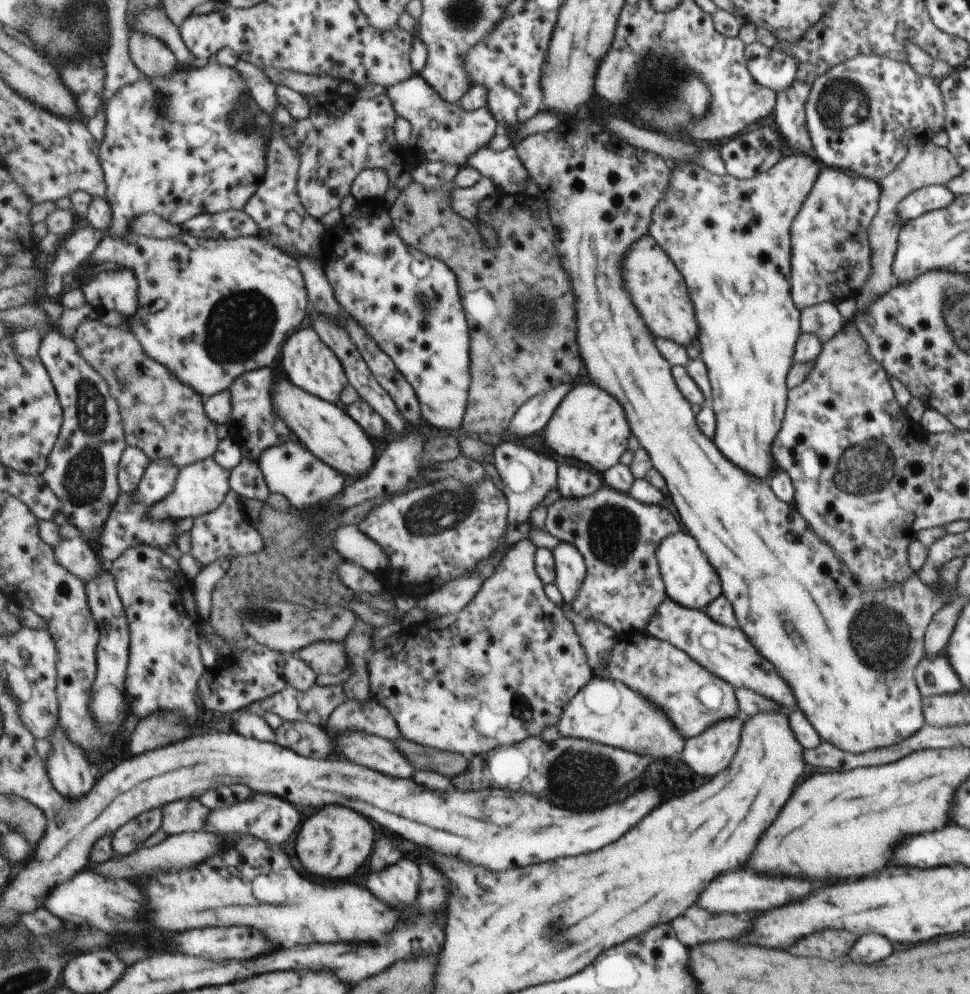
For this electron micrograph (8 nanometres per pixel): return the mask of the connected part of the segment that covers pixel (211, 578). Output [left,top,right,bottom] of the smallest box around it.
[193,558,230,622]

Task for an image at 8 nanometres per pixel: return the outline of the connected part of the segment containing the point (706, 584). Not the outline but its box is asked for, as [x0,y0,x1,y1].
[656,531,721,611]

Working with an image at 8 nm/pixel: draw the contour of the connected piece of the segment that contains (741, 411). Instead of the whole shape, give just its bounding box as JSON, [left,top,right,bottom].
[648,152,821,481]

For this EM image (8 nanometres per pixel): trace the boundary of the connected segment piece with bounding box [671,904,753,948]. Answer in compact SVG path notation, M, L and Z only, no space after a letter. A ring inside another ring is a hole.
M695 904L671 922L683 946L697 946L711 940L735 940L749 928L753 912L743 914L709 914Z

